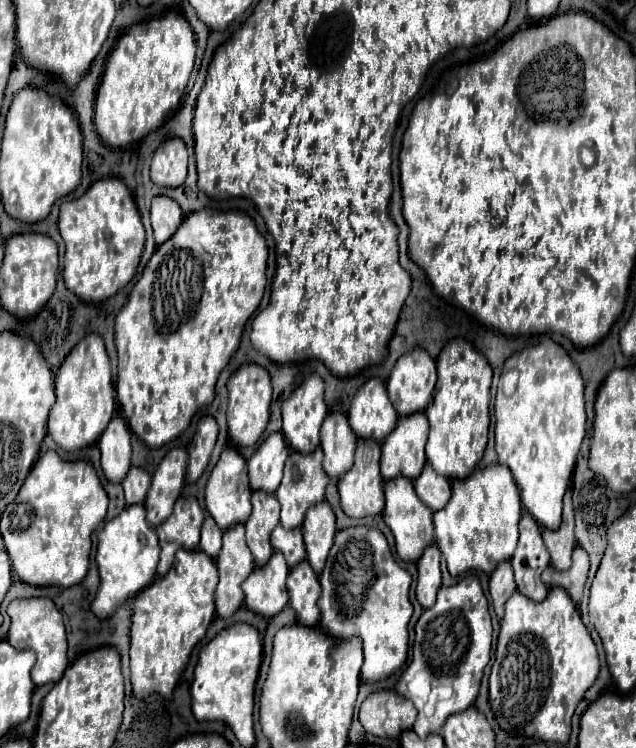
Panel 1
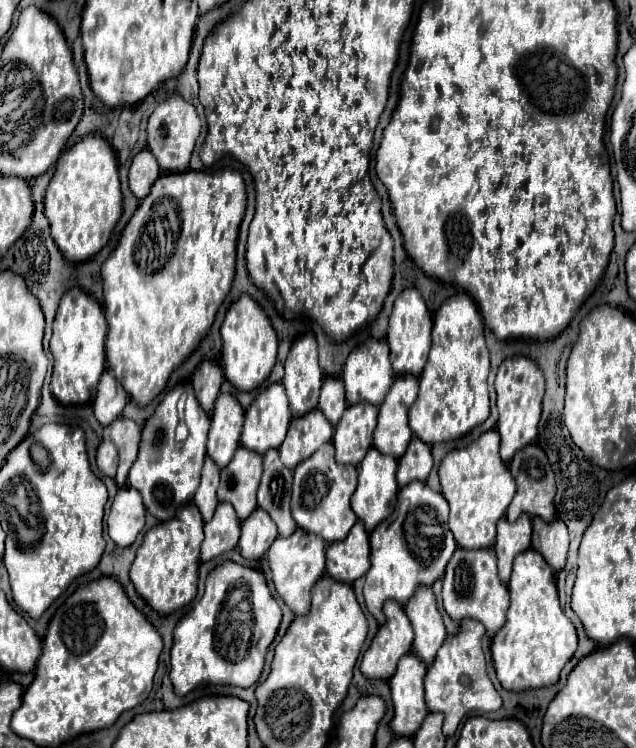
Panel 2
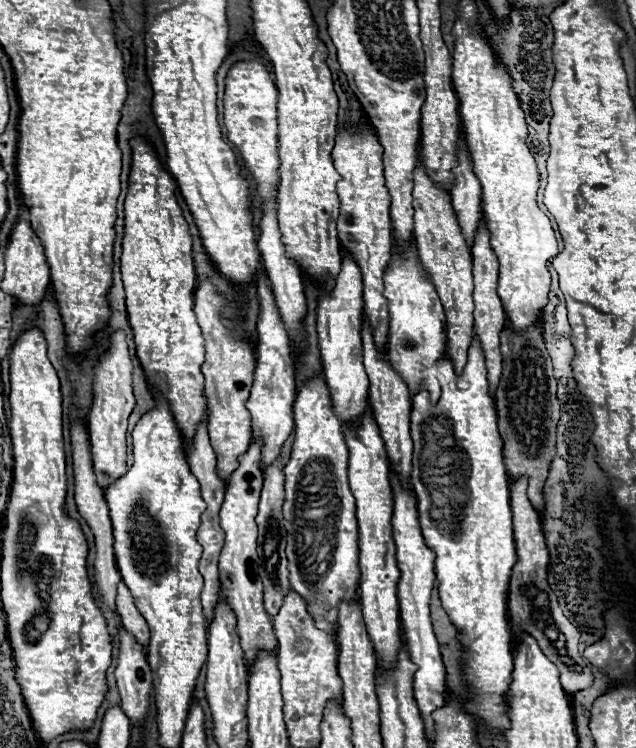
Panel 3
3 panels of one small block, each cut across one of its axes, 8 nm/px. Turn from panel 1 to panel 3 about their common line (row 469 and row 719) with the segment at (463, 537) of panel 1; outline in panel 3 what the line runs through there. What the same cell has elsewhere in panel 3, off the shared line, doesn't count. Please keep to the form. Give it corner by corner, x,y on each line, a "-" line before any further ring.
472,338
470,350
468,350
468,364
464,366
462,374
454,372
454,366
448,358
442,358
442,362
438,362
438,374
440,374
440,384
442,384
442,396
436,404
430,402
430,394
426,390
420,390
414,398
412,398
412,440
414,440
414,470
412,470
412,488
414,494
418,498
418,512
420,512
420,526
422,526
422,534
426,538
426,544
436,552
436,578
438,578
438,590
440,590
440,600
444,610
448,612
452,624
458,628
460,632
460,642
466,650
464,656
464,676
468,686
474,692
474,698
470,702
464,704
464,710
470,712
472,716
476,716
478,724
486,724
488,728
492,728
492,732
504,732
510,726
510,720
506,716
506,694
508,694
508,686
512,682
512,630
510,624
506,620
506,596
508,596
508,584
510,584
510,574
512,574
512,566
516,564
516,550
514,550
514,540
512,540
512,510
510,510
510,482
508,482
508,474
502,462
502,438
498,434
498,426
496,426
496,406
494,400
488,392
488,378
486,378
486,360
482,354
482,346
478,342
478,338

